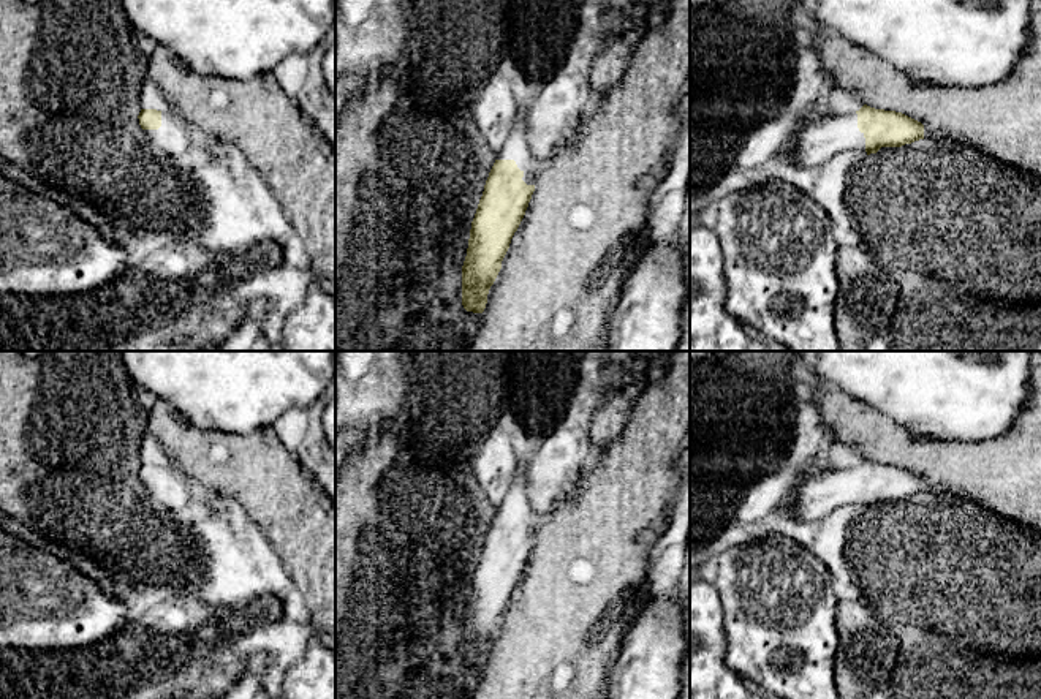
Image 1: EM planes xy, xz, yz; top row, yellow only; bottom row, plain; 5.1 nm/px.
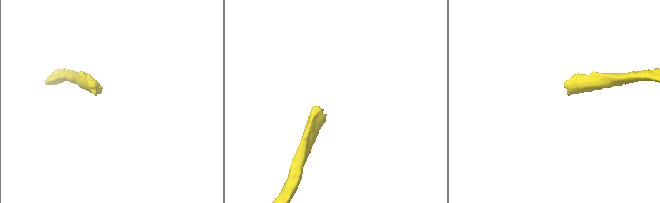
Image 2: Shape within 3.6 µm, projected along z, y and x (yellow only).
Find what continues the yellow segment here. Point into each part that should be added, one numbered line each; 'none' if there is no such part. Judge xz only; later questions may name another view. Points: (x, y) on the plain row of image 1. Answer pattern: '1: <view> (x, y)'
1: xz (516, 502)

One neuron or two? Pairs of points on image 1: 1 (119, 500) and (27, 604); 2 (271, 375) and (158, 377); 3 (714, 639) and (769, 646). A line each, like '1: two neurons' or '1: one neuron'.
1: two neurons
2: one neuron
3: two neurons

